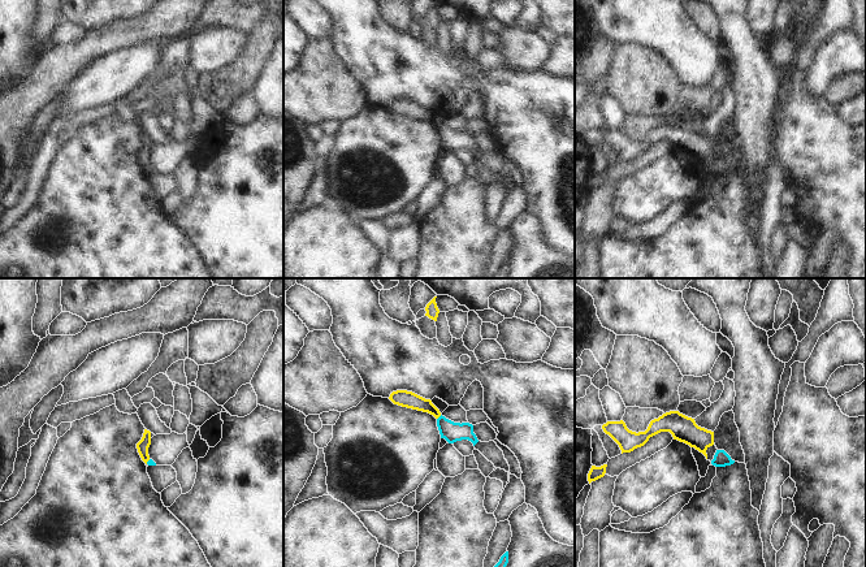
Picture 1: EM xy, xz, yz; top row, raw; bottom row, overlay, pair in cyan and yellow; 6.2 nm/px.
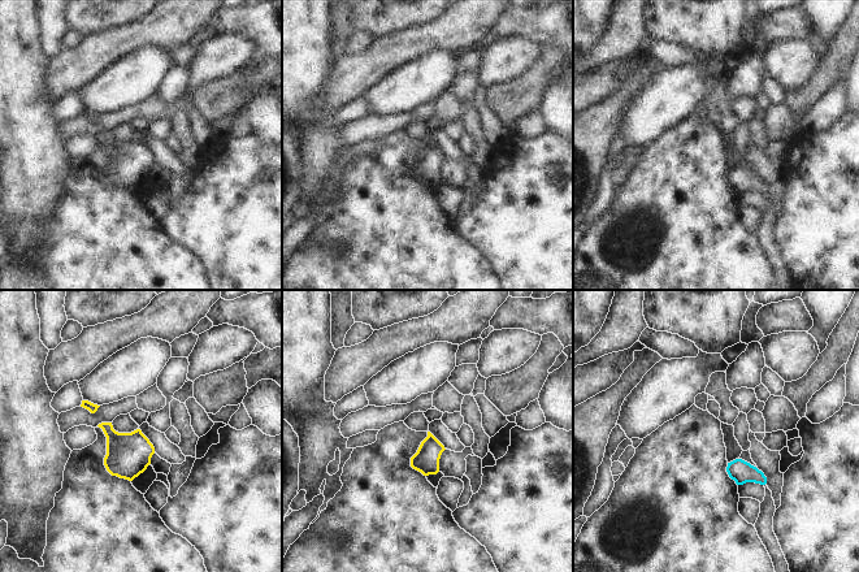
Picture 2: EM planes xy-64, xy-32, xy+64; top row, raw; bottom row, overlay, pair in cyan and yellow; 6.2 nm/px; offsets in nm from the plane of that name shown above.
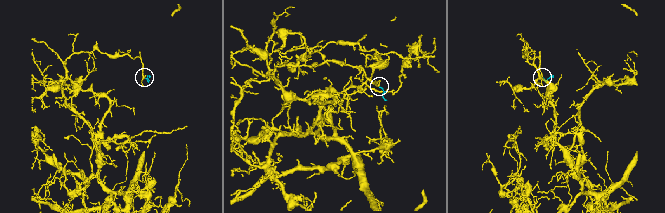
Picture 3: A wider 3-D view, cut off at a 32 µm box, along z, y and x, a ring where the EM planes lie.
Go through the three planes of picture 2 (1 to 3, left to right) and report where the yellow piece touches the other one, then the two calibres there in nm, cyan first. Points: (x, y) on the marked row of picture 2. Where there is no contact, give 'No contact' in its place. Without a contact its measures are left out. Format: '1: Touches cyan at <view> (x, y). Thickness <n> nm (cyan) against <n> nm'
1: No contact
2: No contact
3: No contact.

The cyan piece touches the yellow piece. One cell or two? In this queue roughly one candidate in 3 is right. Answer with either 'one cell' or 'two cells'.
two cells

